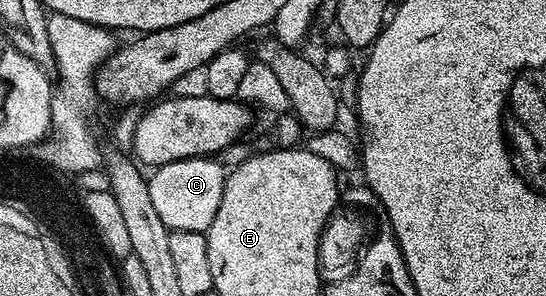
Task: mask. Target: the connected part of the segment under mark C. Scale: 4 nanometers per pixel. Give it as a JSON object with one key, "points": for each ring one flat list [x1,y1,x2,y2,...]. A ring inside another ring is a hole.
{"points":[[212,156,171,162,165,166,155,167,147,175,150,200,158,211,158,216,162,216,162,224,166,224,169,231,185,230,199,234,204,234,210,228,210,224,214,224,214,216,218,216,218,204,222,204,222,192,226,188,227,179,225,163]]}

